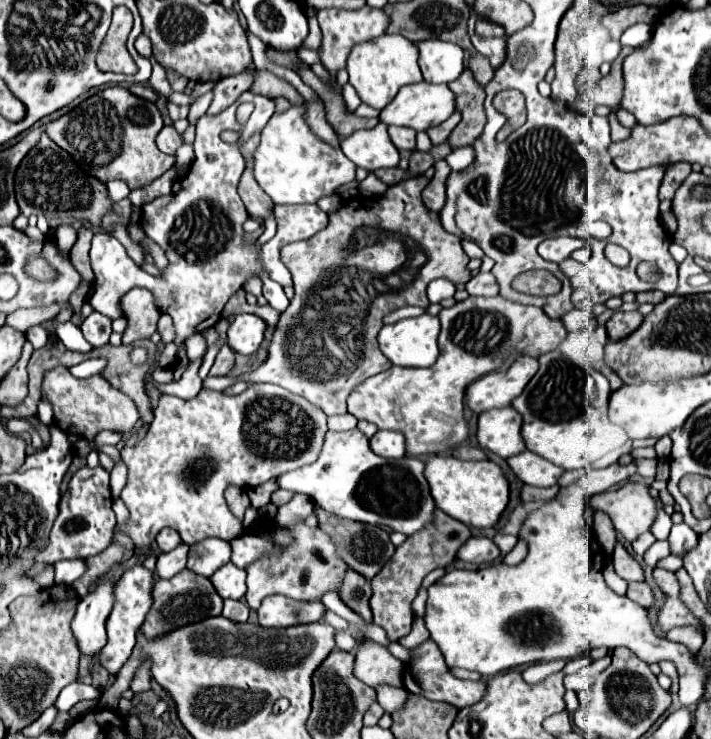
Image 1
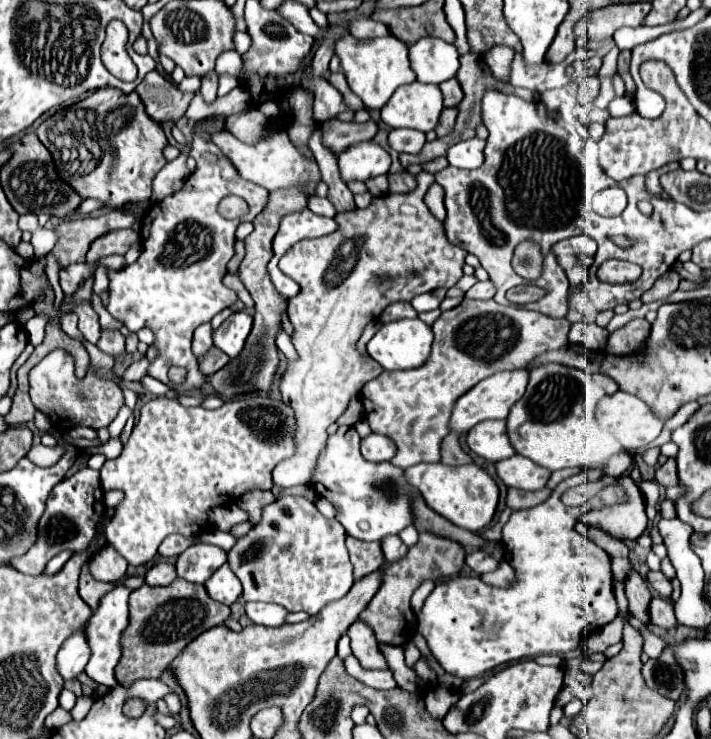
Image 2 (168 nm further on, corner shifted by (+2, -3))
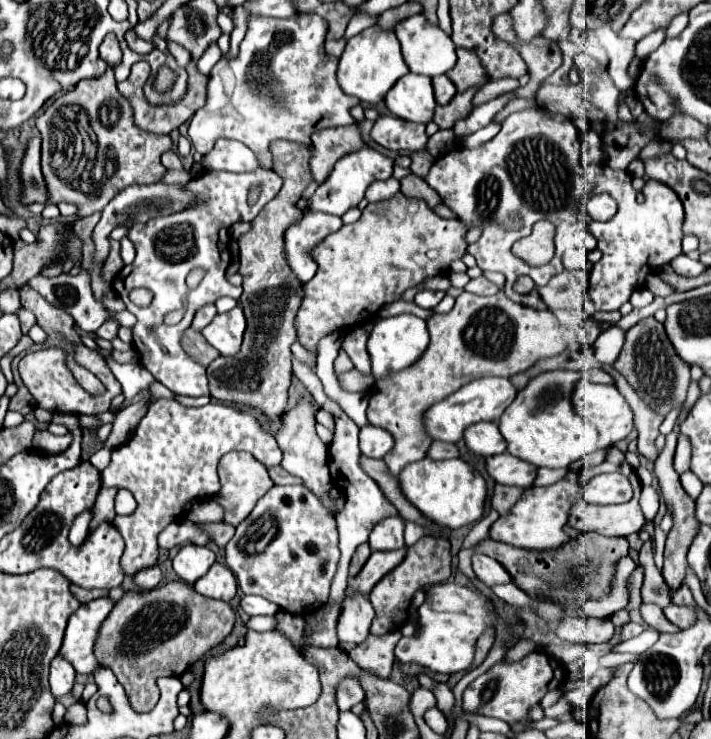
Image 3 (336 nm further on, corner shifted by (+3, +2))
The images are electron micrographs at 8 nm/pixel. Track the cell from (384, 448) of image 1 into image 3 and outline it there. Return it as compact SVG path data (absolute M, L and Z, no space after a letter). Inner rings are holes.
M376 426L360 428L360 450L368 458L384 458L394 446L394 438L388 430Z

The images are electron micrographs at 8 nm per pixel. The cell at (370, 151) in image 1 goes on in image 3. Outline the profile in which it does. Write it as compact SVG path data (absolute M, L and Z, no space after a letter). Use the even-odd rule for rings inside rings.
M362 146L360 150L356 150L354 154L346 154L342 156L334 170L330 172L330 176L318 186L318 190L314 192L314 196L308 200L312 210L320 210L320 212L328 212L328 214L336 214L342 216L348 208L356 206L362 198L364 198L364 190L374 182L374 180L386 180L392 176L392 158L384 156L382 152L370 148L370 146Z

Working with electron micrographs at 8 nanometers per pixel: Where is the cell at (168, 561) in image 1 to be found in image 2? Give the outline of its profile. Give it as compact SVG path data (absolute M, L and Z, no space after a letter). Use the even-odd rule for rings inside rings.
M157 563L147 571L145 583L153 585L153 587L163 587L163 585L169 585L175 577L177 577L177 573L175 573L173 563Z

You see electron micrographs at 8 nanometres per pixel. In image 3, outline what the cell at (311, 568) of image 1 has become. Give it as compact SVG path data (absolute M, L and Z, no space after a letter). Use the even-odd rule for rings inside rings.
M272 486L226 544L226 564L234 572L242 592L264 596L290 614L310 614L328 602L338 562L340 548L336 518L306 486Z

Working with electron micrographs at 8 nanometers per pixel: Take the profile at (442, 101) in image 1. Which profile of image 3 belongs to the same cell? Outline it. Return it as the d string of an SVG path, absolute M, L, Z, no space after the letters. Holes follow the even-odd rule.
M408 74L392 86L392 90L386 94L386 108L390 114L408 120L408 122L420 122L428 124L434 116L436 100L432 90L432 80L428 76L420 74Z

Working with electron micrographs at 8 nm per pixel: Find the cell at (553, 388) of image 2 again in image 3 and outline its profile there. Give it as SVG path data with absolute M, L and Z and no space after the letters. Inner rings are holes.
M552 370L542 372L532 378L516 396L516 400L504 410L498 420L500 432L508 442L508 452L516 458L522 458L538 468L536 486L548 486L558 482L572 462L582 456L598 450L598 430L592 424L586 424L582 416L576 414L572 406L572 394L580 380L580 372L570 370ZM556 468L556 470L552 470Z

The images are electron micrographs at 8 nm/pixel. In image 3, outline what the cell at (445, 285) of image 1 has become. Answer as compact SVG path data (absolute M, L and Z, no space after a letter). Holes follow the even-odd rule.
M420 290L414 298L414 302L420 306L420 308L434 308L438 306L438 302L444 298L446 292L442 290Z

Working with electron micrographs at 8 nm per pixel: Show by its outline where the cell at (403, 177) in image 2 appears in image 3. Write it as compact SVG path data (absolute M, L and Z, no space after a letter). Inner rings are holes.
M408 174L400 180L400 192L408 198L422 198L426 200L432 208L440 202L440 196L426 184L424 178L416 176L416 174Z

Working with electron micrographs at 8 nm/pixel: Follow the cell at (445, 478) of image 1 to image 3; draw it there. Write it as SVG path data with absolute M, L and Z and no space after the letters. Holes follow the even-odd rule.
M424 458L420 462L408 464L400 472L400 488L408 494L408 500L432 522L446 528L462 528L474 524L484 514L484 504L488 496L486 480L472 464L456 458L456 460L430 460Z

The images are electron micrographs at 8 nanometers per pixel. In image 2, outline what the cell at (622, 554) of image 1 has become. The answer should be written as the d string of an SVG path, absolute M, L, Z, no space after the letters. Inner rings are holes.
M631 571L627 581L625 581L625 593L629 599L629 609L631 613L649 625L649 599L653 599L647 583L641 579L637 571Z

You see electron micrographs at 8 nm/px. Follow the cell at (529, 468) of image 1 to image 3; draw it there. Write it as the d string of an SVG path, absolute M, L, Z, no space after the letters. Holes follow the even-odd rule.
M496 454L486 458L486 470L498 484L510 484L520 488L530 488L536 478L536 466L514 458L512 454Z

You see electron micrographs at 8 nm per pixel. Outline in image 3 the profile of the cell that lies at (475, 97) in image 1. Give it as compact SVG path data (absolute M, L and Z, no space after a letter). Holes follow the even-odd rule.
M436 76L432 78L434 82L434 94L436 94L436 102L438 104L448 104L456 92L456 86L452 84L452 80L448 76Z

